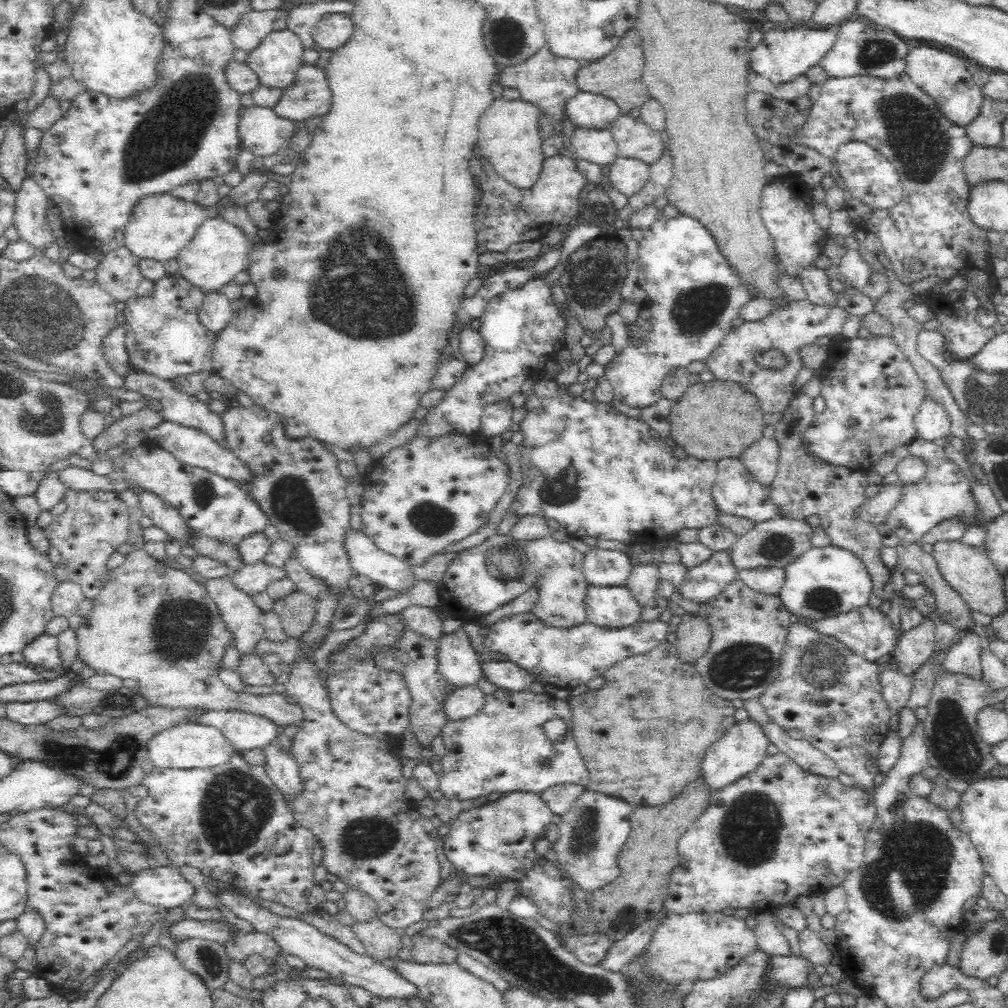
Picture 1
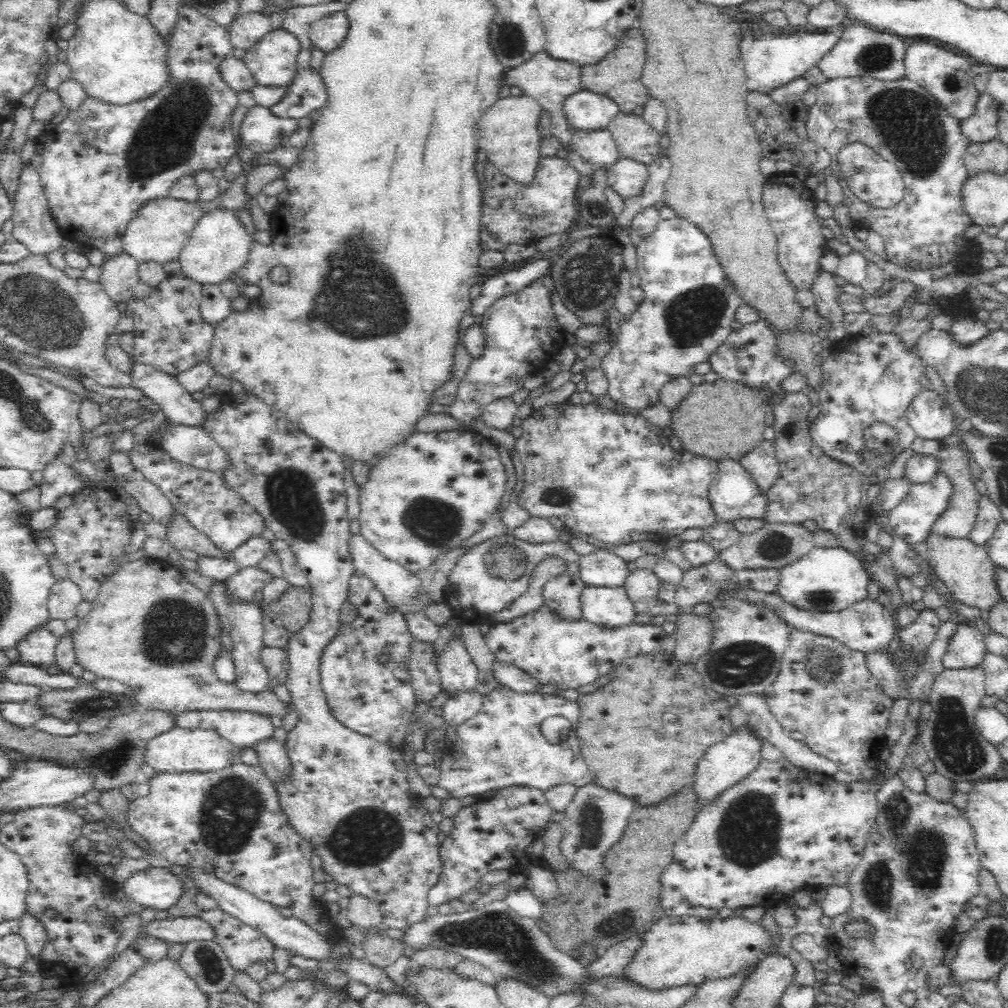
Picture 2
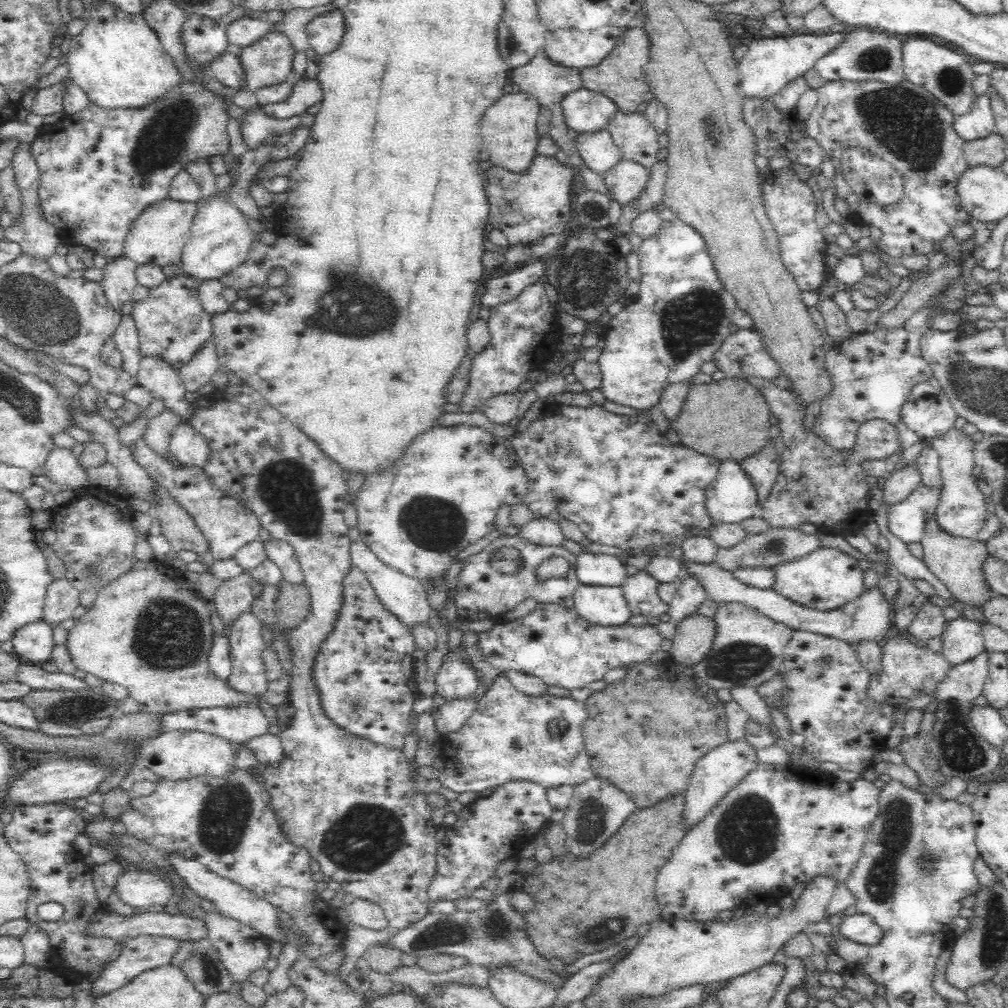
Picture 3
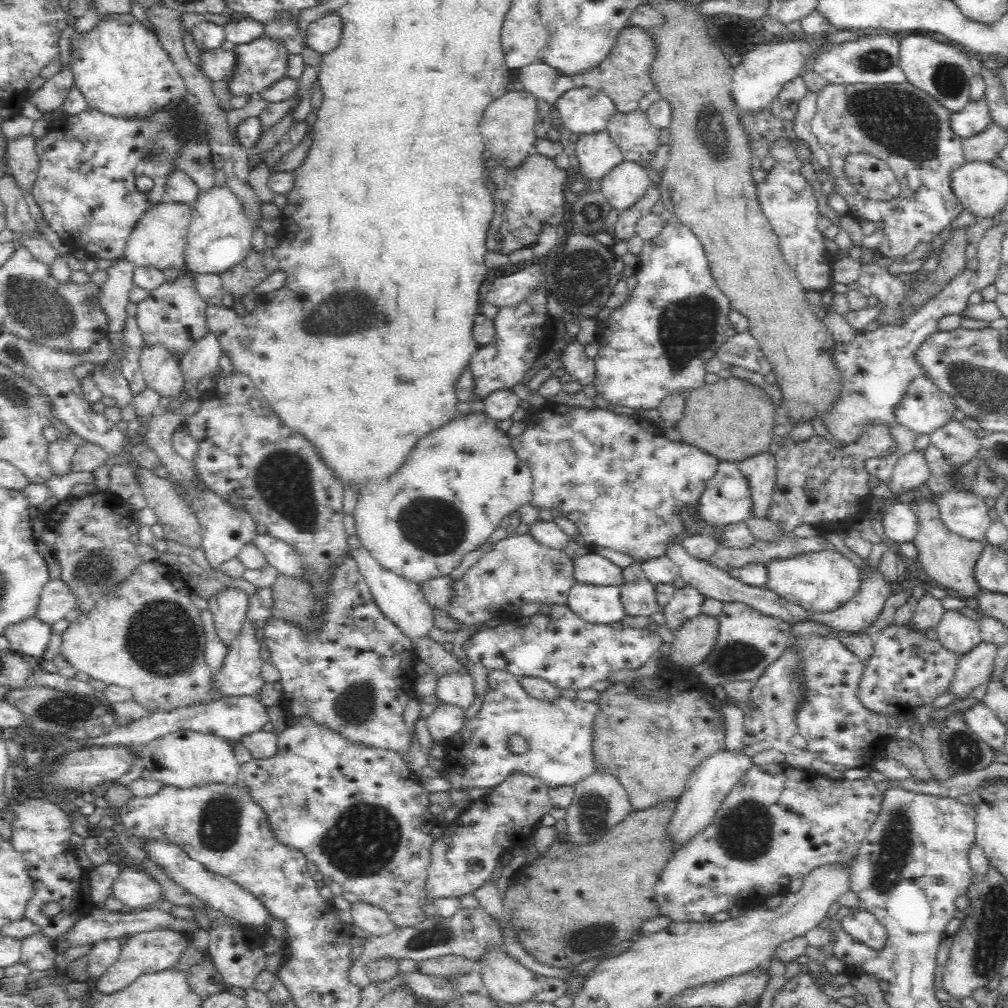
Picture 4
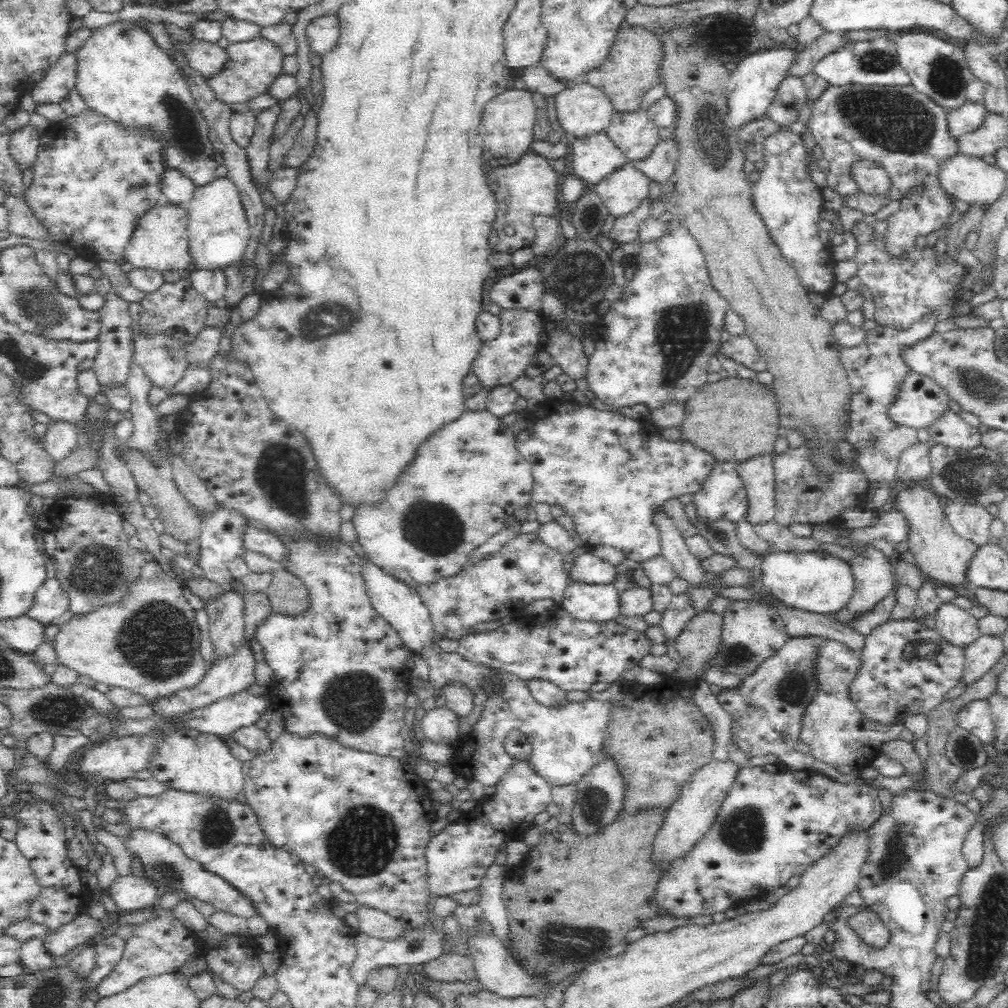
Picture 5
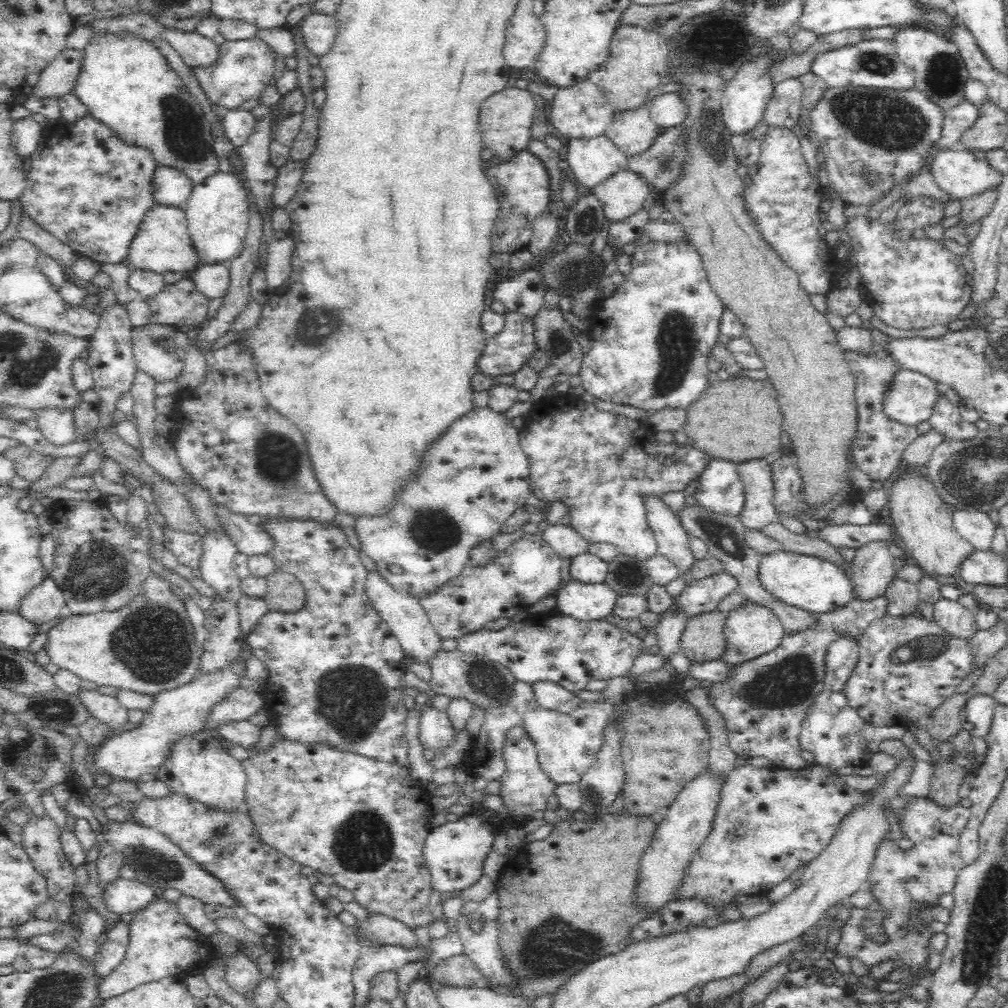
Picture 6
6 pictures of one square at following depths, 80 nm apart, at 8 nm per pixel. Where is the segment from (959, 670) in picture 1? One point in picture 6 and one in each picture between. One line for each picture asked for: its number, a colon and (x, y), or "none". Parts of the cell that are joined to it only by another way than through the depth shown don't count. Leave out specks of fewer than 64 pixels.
2: (966, 649)
3: (962, 639)
4: (957, 633)
5: (957, 626)
6: (957, 622)

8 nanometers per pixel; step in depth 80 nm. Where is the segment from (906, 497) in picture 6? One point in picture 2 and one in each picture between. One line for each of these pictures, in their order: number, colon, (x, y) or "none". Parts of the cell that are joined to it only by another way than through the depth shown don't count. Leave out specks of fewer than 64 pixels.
2: (967, 571)
3: (958, 562)
4: (949, 560)
5: (943, 556)

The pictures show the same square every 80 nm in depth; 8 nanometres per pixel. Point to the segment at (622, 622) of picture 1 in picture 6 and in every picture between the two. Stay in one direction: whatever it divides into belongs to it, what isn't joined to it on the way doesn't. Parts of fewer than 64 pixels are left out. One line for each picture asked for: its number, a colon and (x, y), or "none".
2: (605, 606)
3: (605, 605)
4: (597, 604)
5: (589, 602)
6: (586, 602)

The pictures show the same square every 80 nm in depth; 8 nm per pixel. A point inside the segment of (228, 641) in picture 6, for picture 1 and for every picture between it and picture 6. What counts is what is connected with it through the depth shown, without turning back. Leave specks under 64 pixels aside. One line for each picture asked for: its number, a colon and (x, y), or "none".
1: (254, 578)
2: (246, 581)
3: (234, 595)
4: (229, 606)
5: (225, 612)

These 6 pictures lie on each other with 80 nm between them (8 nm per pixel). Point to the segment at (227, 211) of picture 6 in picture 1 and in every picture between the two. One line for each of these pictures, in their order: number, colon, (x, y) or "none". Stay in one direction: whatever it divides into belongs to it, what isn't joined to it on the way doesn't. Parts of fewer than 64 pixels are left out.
1: (218, 252)
2: (219, 247)
3: (220, 240)
4: (220, 237)
5: (218, 231)

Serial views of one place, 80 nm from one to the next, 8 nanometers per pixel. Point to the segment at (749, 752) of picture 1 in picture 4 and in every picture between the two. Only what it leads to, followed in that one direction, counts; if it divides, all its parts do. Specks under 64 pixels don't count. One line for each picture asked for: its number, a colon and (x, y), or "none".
2: (726, 763)
3: (717, 772)
4: (715, 777)

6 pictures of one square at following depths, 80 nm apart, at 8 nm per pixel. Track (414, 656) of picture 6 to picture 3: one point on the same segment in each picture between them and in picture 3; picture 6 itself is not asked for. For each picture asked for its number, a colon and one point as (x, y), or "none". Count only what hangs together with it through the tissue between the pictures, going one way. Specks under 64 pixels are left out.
3: (404, 595)
4: (402, 600)
5: (399, 603)

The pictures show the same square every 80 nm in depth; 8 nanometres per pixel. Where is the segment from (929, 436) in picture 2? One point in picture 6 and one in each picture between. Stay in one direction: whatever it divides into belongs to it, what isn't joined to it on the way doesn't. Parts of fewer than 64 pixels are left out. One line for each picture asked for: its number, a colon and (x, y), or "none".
3: (928, 413)
4: (926, 408)
5: (921, 402)
6: (913, 398)

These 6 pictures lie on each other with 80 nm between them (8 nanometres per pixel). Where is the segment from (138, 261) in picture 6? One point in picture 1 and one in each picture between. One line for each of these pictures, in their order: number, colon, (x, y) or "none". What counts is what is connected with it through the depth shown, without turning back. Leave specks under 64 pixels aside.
1: (160, 225)
2: (161, 227)
3: (158, 234)
4: (158, 238)
5: (160, 242)

